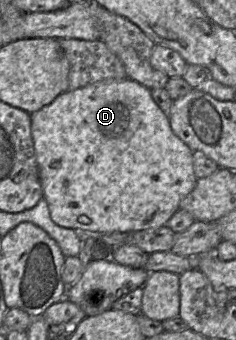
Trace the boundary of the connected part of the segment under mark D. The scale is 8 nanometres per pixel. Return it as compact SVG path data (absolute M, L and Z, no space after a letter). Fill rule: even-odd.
M128 77L121 80L104 80L59 94L53 102L31 114L31 133L43 188L43 197L48 203L51 219L62 227L102 233L134 232L162 227L179 209L182 199L196 185L197 177L193 169L193 150L172 131L168 116L153 100L150 89Z

